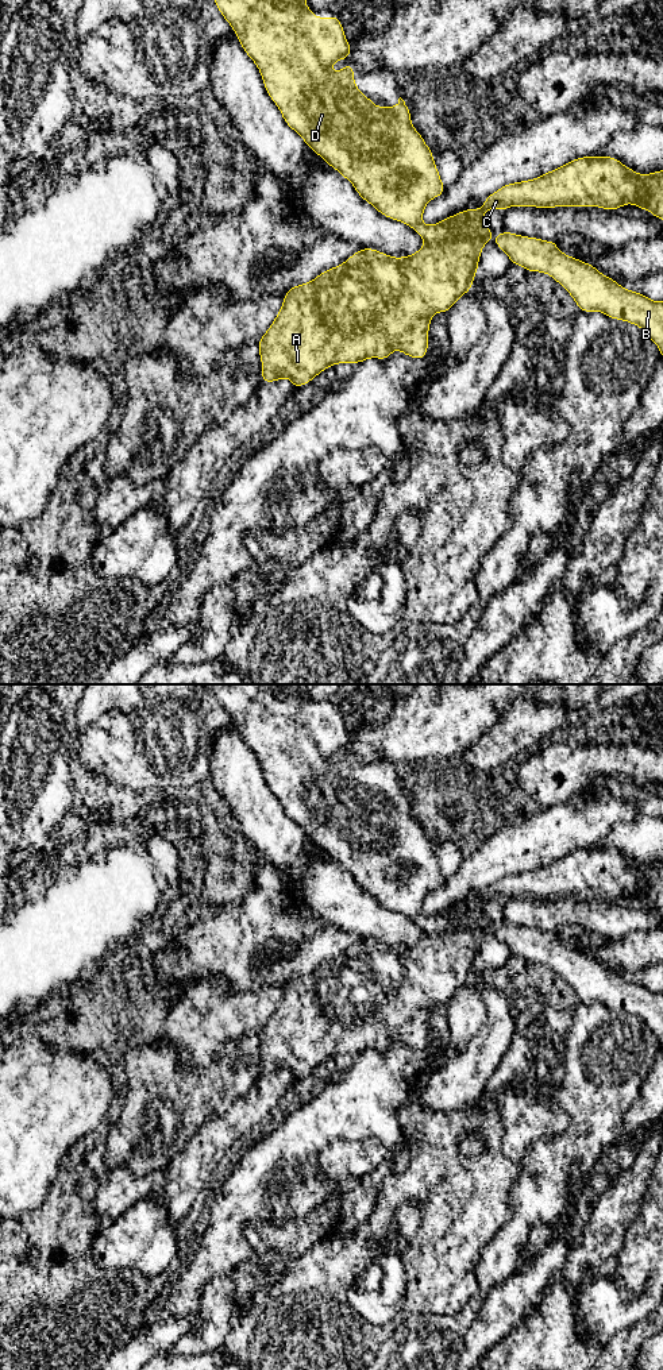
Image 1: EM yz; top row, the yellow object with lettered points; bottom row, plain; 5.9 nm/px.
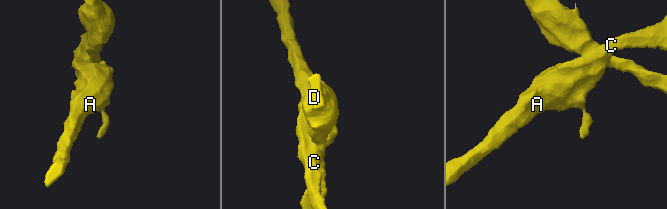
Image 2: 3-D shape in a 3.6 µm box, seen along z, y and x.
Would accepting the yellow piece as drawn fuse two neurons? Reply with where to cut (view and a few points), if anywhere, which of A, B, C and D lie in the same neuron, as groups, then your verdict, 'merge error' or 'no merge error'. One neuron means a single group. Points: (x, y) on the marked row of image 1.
cut yz (426, 240), (444, 240), (461, 235), (473, 235), (485, 242); groups A C / B D; merge error

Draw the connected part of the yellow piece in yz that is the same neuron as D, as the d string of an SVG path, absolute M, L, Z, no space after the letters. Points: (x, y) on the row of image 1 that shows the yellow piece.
M215 0L216 7L221 12L223 18L230 23L236 34L246 54L255 62L261 72L262 81L265 84L267 94L271 97L274 104L280 108L285 123L296 131L319 157L321 157L332 169L336 169L346 180L348 180L358 194L371 204L381 215L398 220L410 228L413 228L425 242L443 242L455 236L474 236L482 239L487 243L492 239L492 231L485 221L479 220L463 220L456 221L456 215L452 215L436 224L424 225L423 212L429 200L436 198L444 193L444 185L440 180L437 167L435 165L432 151L425 144L423 136L415 130L410 121L409 107L400 97L397 107L378 107L371 103L371 100L365 96L354 81L354 66L348 63L344 69L339 72L329 72L329 66L339 59L344 59L351 54L351 46L348 45L339 16L335 18L317 18L313 15L312 9L307 7L305 0Z

